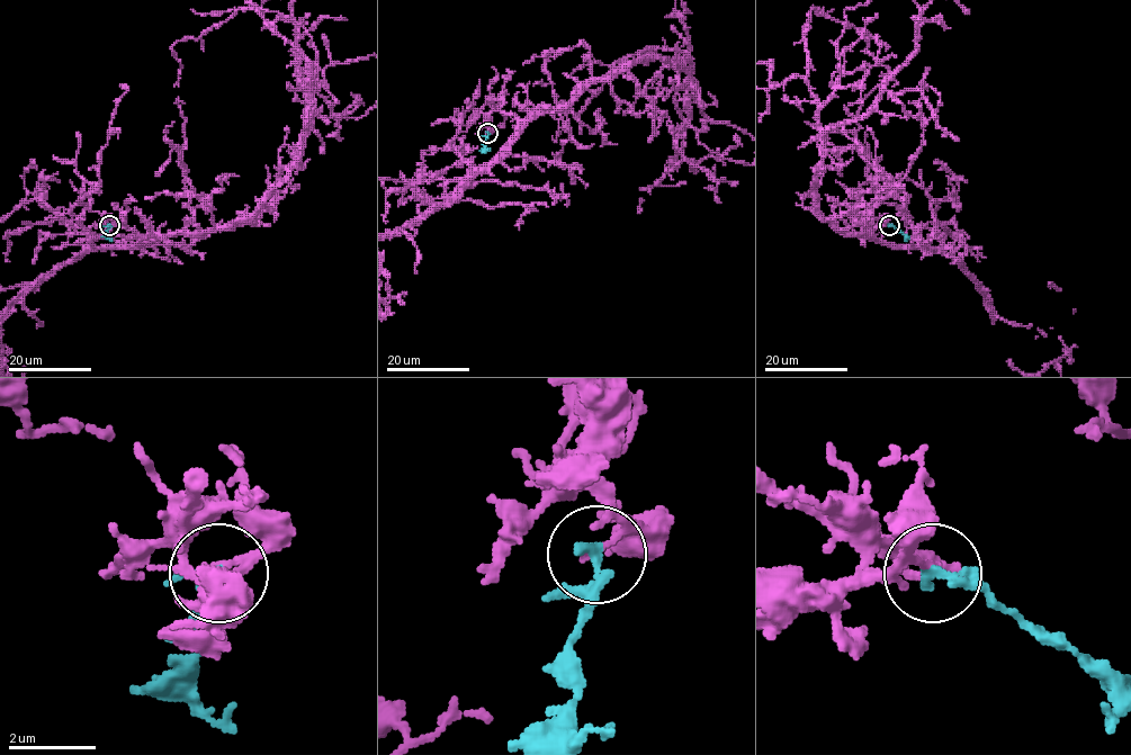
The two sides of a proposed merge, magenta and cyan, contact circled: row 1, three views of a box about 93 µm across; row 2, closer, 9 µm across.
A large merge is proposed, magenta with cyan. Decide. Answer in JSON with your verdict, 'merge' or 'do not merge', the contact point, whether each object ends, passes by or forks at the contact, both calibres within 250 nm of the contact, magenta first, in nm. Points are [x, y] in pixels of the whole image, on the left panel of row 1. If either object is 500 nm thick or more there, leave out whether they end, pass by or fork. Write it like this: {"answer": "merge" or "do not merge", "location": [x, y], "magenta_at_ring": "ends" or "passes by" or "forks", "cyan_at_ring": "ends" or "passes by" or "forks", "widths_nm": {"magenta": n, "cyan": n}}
{"answer": "do not merge", "location": [109, 225], "magenta_at_ring": "ends", "cyan_at_ring": "passes by", "widths_nm": {"magenta": 150, "cyan": 190}}

